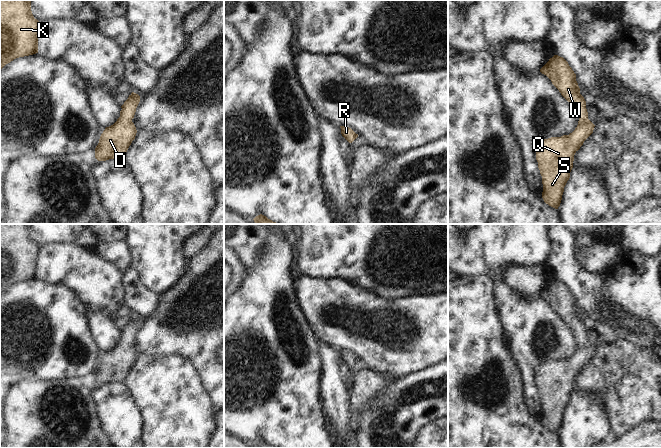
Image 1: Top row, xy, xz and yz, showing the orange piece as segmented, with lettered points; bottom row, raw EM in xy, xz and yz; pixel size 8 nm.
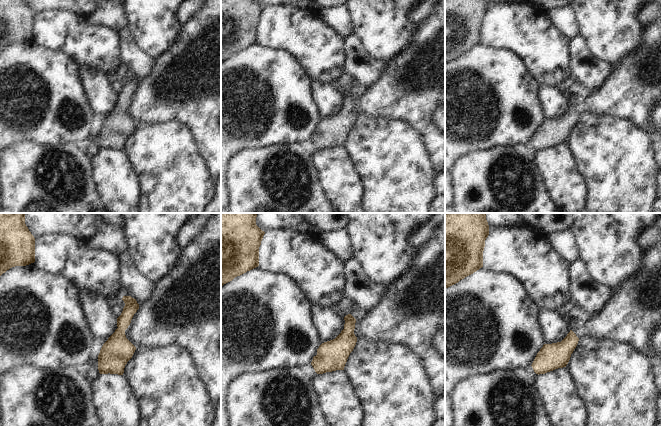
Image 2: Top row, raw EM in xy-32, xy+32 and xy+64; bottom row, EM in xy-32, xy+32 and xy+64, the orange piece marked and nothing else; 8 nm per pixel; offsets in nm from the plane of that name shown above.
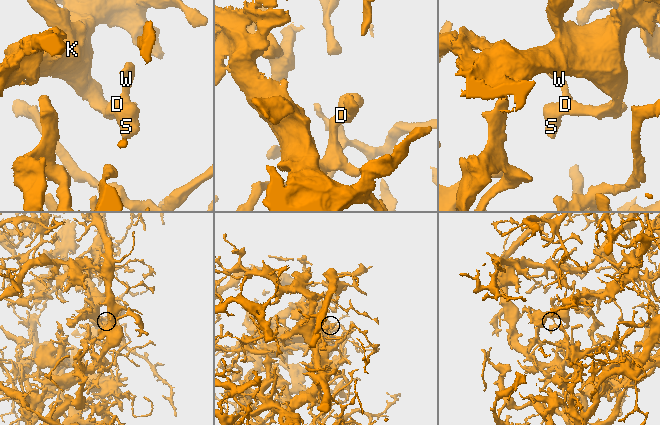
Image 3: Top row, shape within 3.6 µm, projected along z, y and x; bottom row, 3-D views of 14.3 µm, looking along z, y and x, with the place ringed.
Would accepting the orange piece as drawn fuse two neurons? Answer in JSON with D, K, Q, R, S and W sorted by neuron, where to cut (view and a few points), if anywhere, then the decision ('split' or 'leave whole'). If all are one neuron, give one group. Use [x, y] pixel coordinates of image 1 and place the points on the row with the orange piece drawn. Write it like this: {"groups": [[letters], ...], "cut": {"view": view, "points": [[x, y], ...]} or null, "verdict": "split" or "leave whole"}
{"groups": [["D", "K", "Q", "R", "S", "W"]], "cut": null, "verdict": "leave whole"}

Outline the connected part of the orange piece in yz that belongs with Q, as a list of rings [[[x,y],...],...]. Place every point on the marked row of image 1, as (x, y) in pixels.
[[[554,55],[540,72],[551,80],[579,117],[572,133],[544,139],[536,148],[543,184],[542,198],[546,204],[558,209],[573,168],[574,155],[593,133],[595,125],[588,119],[586,101],[580,94],[576,74],[563,57]]]

